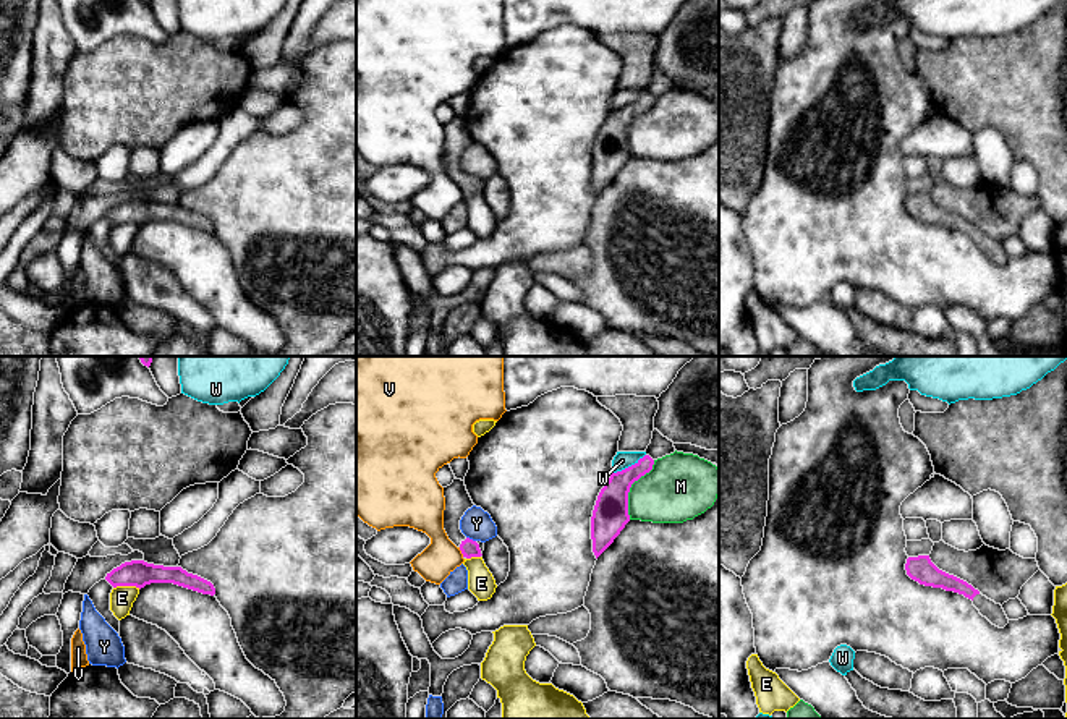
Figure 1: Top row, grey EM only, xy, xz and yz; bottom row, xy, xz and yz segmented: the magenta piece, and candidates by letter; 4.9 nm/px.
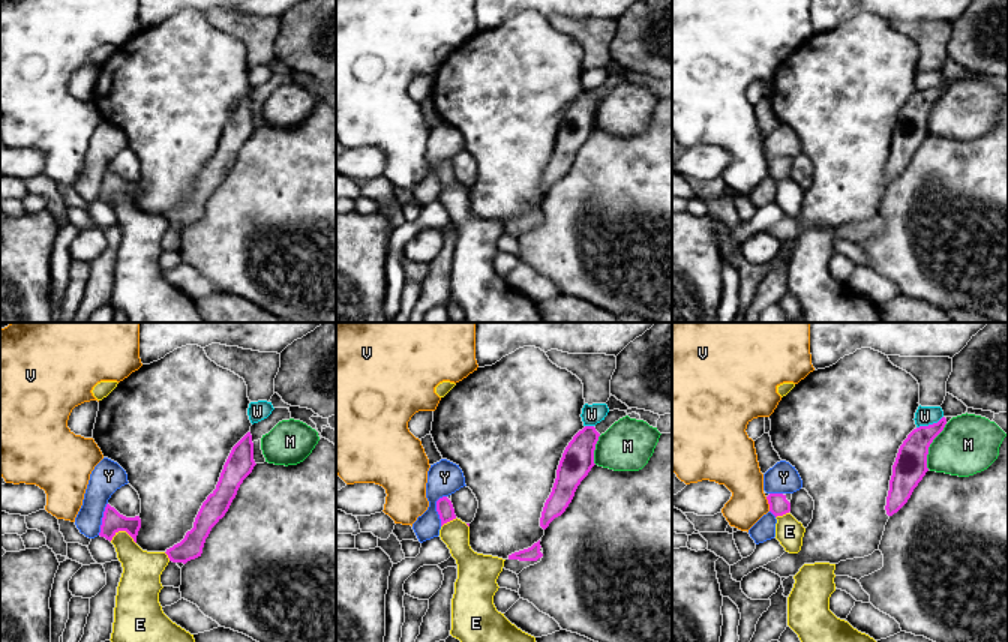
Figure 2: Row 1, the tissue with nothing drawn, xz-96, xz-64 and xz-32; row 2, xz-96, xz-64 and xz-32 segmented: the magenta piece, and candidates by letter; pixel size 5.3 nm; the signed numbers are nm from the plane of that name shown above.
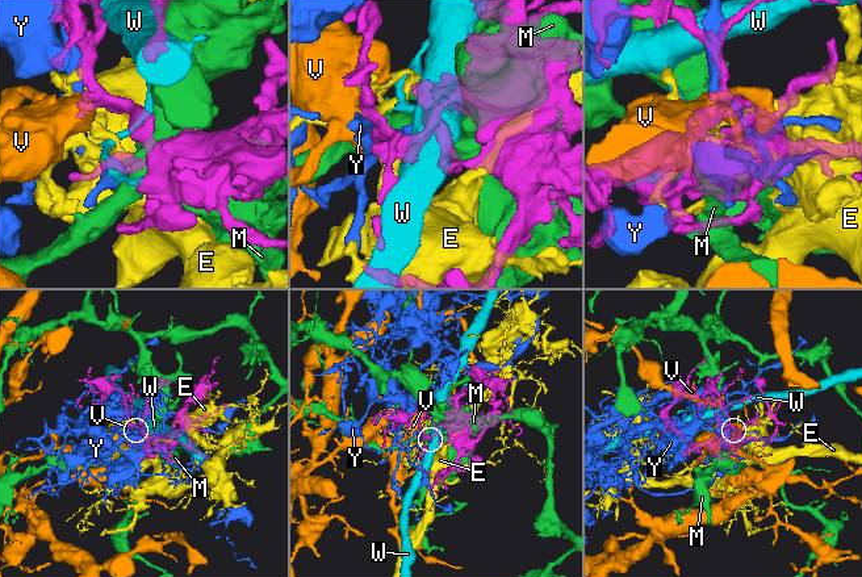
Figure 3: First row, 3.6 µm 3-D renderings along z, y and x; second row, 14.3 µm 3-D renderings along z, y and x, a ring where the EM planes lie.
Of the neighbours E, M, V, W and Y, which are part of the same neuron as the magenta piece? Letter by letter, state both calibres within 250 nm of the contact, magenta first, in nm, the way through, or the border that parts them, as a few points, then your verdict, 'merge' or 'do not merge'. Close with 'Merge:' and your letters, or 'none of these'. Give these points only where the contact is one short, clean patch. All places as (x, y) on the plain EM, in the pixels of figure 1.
E: 130/120 nm | do not merge
M: 180/340 nm | do not merge
V: 90/180 nm | do not merge
W: 180/90 nm | do not merge
Y: 90/150 nm | do not merge
Merge: none of these

